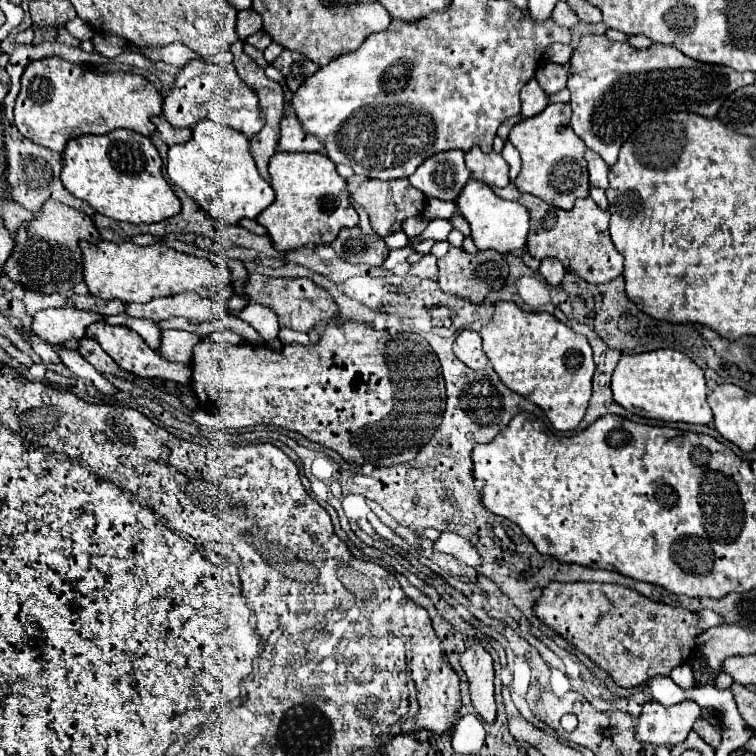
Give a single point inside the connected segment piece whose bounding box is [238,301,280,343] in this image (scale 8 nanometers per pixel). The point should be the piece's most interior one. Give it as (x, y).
(263, 320)

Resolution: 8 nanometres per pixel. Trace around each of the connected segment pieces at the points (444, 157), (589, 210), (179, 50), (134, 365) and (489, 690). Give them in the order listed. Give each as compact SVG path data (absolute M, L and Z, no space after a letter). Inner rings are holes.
M462 149L434 153L408 177L408 181L426 197L438 197L444 201L454 201L468 179L470 171L464 165Z
M510 183L508 187L502 187L502 189L494 189L494 193L500 195L502 199L516 201L530 211L530 231L528 231L526 247L534 259L554 257L566 267L568 273L574 273L580 279L594 283L594 285L608 283L610 279L616 279L618 275L622 275L624 259L616 251L616 247L612 245L612 239L608 235L610 213L602 211L590 197L578 199L574 209L564 211L558 207L550 207L548 203L544 203L542 199L538 199L530 193L520 193L514 183Z
M172 43L172 45L160 47L160 49L136 49L136 51L144 53L152 61L166 61L166 63L178 65L178 67L184 67L190 59L202 59L198 53L194 53L192 49L188 49L182 43Z
M92 323L90 327L86 327L86 337L90 339L96 339L102 349L126 371L134 373L134 375L140 375L140 377L158 377L158 379L172 379L172 381L178 381L178 383L190 383L190 365L182 365L182 363L170 363L162 357L158 357L148 345L146 341L126 329L126 327L112 327L112 325L106 325L106 323ZM186 375L188 375L188 381L186 381Z
M472 645L460 655L460 665L470 683L470 699L478 715L492 725L496 721L494 703L494 667L492 657L482 645Z

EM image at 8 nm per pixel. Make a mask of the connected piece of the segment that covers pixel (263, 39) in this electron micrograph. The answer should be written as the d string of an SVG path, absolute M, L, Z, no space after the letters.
M258 31L258 33L254 33L252 37L248 37L246 39L250 45L254 45L256 49L260 49L260 51L264 51L270 43L272 43L272 37L266 33L266 31Z

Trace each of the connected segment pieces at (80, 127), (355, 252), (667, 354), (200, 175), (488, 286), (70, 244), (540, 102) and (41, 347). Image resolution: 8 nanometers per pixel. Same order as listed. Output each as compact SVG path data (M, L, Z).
M60 57L30 63L22 73L22 89L14 107L14 123L30 141L52 151L64 151L66 141L82 133L110 133L118 127L134 129L142 135L154 133L152 117L162 115L160 91L136 73L103 73L93 69L80 70L78 65Z
M360 227L342 229L338 237L332 241L332 249L348 263L366 263L366 265L380 265L386 255L388 247L382 239L372 239L370 235L364 235Z
M658 349L622 357L612 375L612 395L626 411L640 417L698 425L708 425L712 421L712 411L706 403L708 387L704 383L704 371L676 349Z
M202 119L192 129L192 139L188 143L170 147L166 167L168 177L208 215L222 223L238 225L240 219L256 219L274 201L272 185L260 177L248 151L248 137L210 119Z
M450 247L446 257L438 259L438 285L442 291L450 295L458 295L460 299L470 299L470 303L482 303L490 291L500 291L508 277L508 265L504 255L498 251L480 251L478 255L470 255L464 249Z
M48 201L44 209L38 213L38 219L24 223L18 229L16 235L16 245L14 253L8 259L4 273L12 279L18 281L22 287L34 289L38 293L70 293L72 287L80 281L84 281L82 275L82 249L80 241L98 241L100 233L94 225L94 221L78 211L70 209L68 205Z
M530 79L520 91L522 117L534 117L538 115L546 105L546 93L540 89L536 79Z
M32 335L32 349L34 349L34 353L42 359L42 361L46 361L46 363L54 363L54 359L60 359L60 355L56 353L56 349L52 347L52 345L46 345L44 341L40 341L36 335Z

